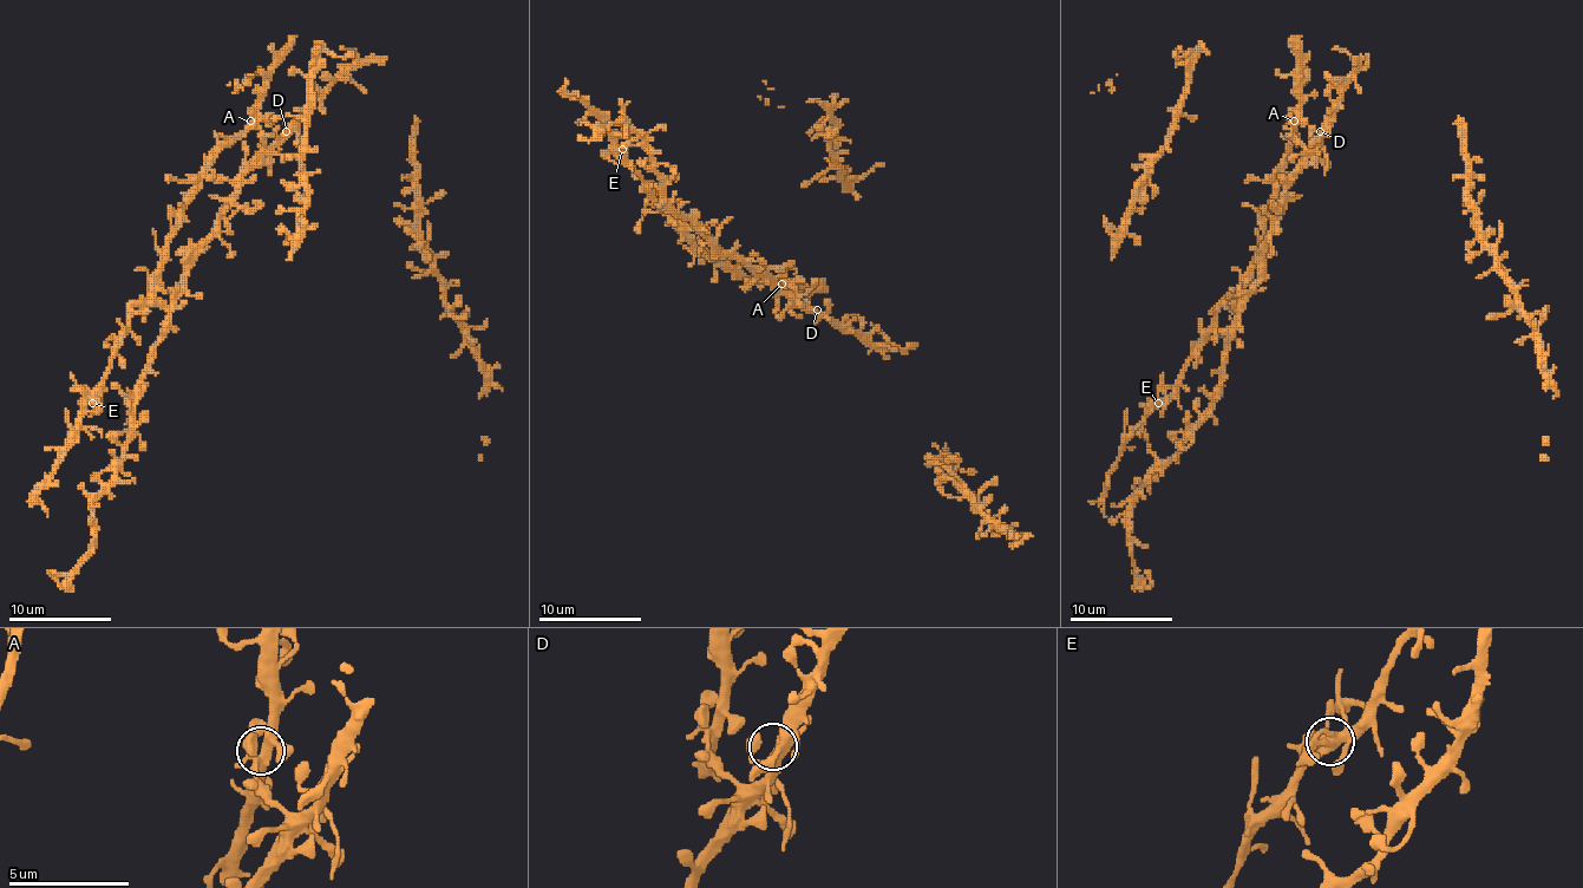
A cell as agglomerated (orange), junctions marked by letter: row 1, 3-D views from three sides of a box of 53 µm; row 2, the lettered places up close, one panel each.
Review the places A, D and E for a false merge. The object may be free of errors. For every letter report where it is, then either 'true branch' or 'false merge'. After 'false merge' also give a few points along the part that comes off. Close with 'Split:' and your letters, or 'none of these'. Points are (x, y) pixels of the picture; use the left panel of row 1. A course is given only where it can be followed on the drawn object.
A: (250, 121) | true branch
D: (286, 131) | true branch
E: (92, 403) | true branch
Split: none of these

